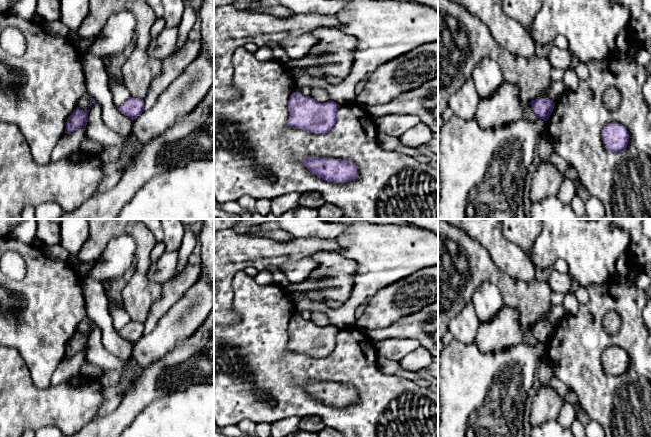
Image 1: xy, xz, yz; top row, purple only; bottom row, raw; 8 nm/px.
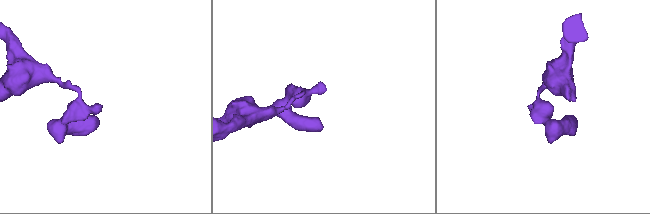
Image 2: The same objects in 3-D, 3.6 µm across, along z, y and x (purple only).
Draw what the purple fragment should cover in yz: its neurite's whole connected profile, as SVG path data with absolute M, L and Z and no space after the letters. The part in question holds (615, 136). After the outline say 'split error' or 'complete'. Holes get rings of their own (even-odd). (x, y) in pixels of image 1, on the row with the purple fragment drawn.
M612 122L607 124L602 131L602 140L605 147L613 153L622 153L629 142L629 133L625 126Z; complete

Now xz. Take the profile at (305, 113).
M292 92L288 101L287 125L293 129L326 135L334 128L340 107L332 100L320 103L300 92Z; complete

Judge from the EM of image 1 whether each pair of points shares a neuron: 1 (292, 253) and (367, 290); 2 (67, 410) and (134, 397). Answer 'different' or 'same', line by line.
1: different
2: different

